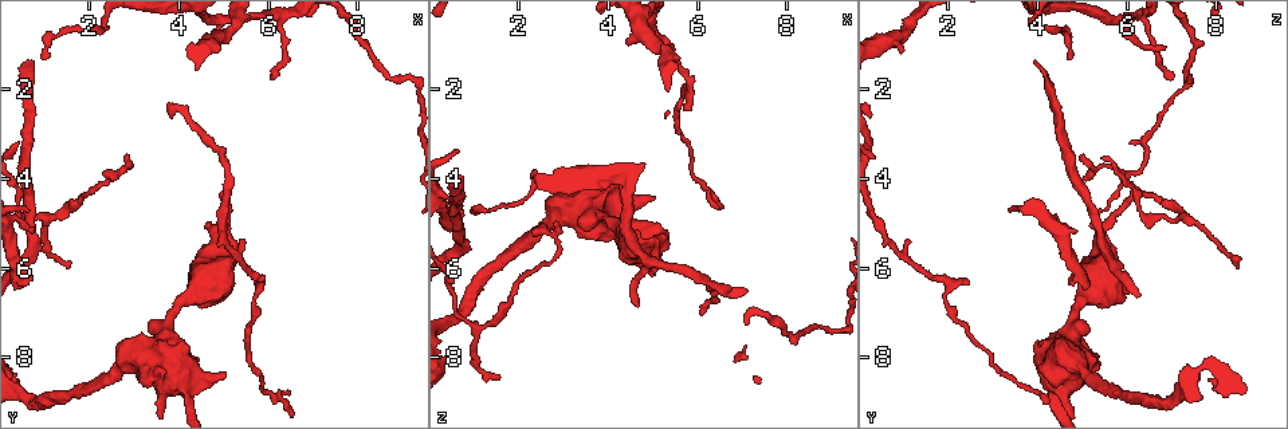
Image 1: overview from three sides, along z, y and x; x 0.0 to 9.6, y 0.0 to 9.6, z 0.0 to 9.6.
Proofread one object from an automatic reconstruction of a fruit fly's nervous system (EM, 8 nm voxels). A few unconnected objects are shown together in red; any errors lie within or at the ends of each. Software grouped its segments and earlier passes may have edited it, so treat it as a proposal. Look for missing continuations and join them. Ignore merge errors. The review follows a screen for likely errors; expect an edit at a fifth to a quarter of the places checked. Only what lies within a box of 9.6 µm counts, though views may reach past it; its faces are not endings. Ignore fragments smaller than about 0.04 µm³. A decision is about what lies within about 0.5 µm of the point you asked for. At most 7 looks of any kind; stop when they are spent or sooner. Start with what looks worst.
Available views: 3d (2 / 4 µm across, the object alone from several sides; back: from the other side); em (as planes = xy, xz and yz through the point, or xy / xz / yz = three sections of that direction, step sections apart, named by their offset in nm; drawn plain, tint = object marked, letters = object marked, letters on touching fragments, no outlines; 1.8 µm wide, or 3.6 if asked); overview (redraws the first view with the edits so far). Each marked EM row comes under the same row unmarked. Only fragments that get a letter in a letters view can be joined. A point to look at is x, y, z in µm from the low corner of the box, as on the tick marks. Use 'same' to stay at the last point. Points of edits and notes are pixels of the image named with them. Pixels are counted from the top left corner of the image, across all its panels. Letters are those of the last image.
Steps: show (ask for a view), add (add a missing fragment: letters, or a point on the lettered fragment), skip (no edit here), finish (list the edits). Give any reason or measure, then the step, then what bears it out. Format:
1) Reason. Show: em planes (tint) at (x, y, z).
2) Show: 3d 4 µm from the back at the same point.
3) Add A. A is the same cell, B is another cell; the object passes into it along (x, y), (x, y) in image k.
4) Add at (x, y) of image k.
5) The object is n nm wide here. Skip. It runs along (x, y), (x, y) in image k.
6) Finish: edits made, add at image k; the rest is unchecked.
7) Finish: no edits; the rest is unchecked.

Tapers out. Show: 3d 4 µm at (0.60, 1.35, 3.95).

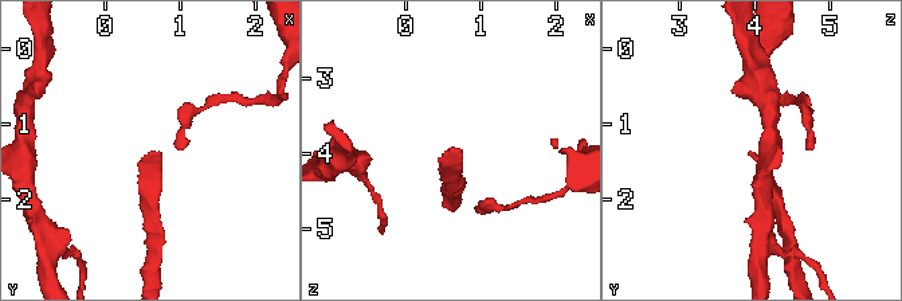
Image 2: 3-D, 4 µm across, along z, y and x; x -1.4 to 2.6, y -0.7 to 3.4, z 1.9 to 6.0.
Show: em planes (letters) at (0.60, 1.35, 3.90).

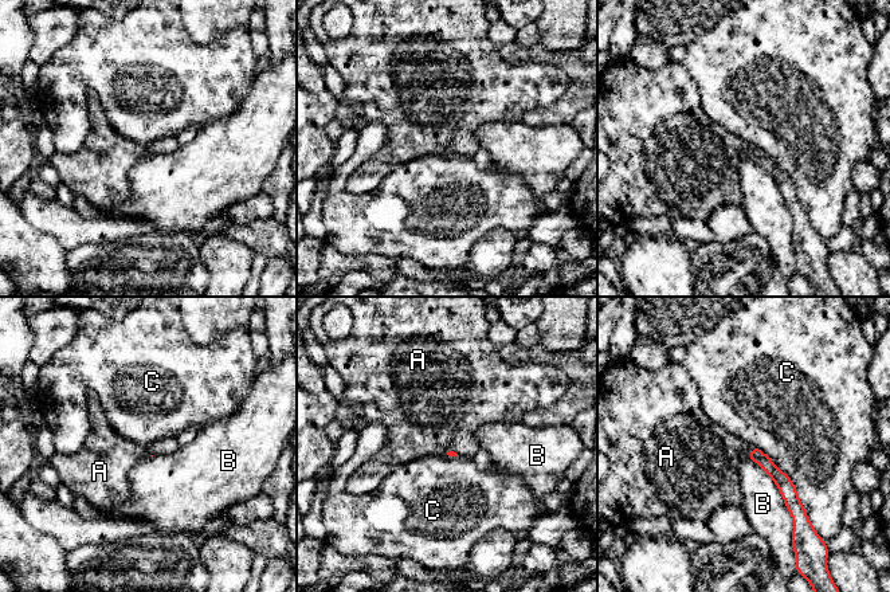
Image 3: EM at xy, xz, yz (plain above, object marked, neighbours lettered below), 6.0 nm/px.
Add A. A is the same cell, B and C are other cells; the object passes into it along (781, 479), (751, 453), (709, 454) in image 3; it goes on there.

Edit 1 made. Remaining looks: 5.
Redraw. Show: overview.

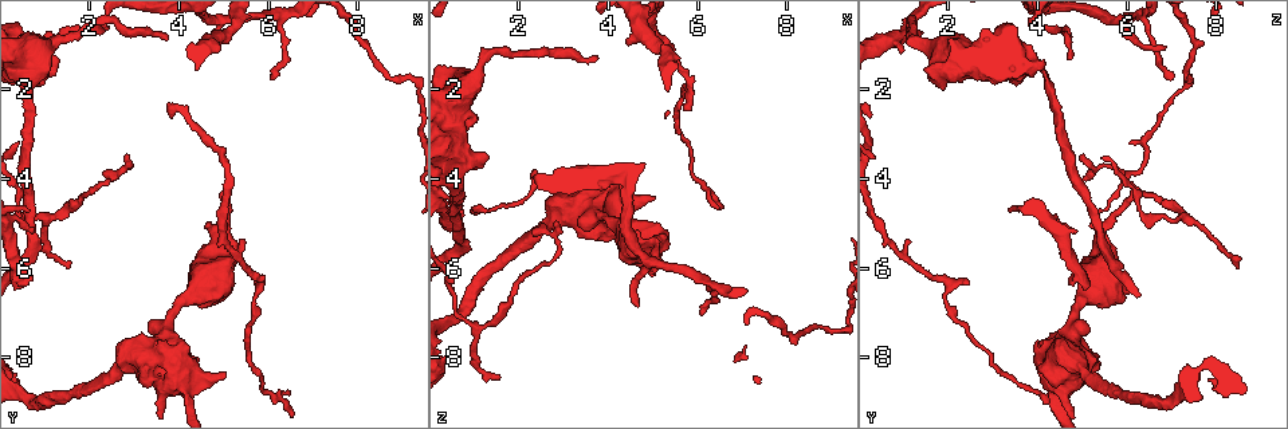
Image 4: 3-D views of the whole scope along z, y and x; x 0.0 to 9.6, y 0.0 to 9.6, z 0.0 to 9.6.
Sharp bend. Show: 3d 4 µm at (2.70, 3.80, 5.20).

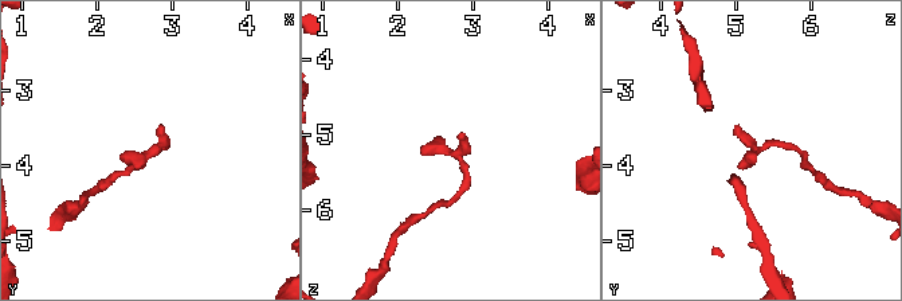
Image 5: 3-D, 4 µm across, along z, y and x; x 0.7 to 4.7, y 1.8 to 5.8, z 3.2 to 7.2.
Show: em xz step 16 (tint) at (2.80, 3.80, 5.25).

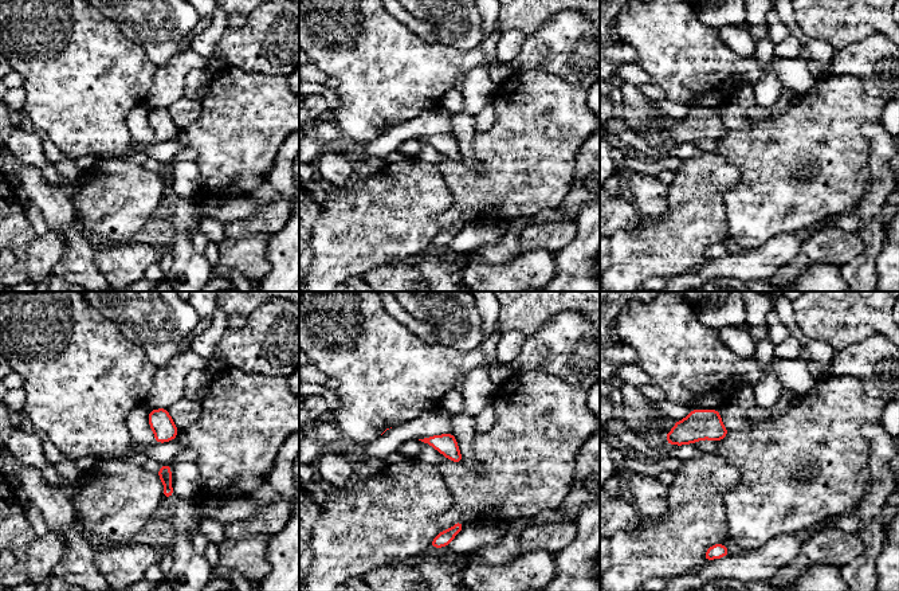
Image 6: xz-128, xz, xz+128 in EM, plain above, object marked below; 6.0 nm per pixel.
Show: em xy step 4 (letters) at the same point.

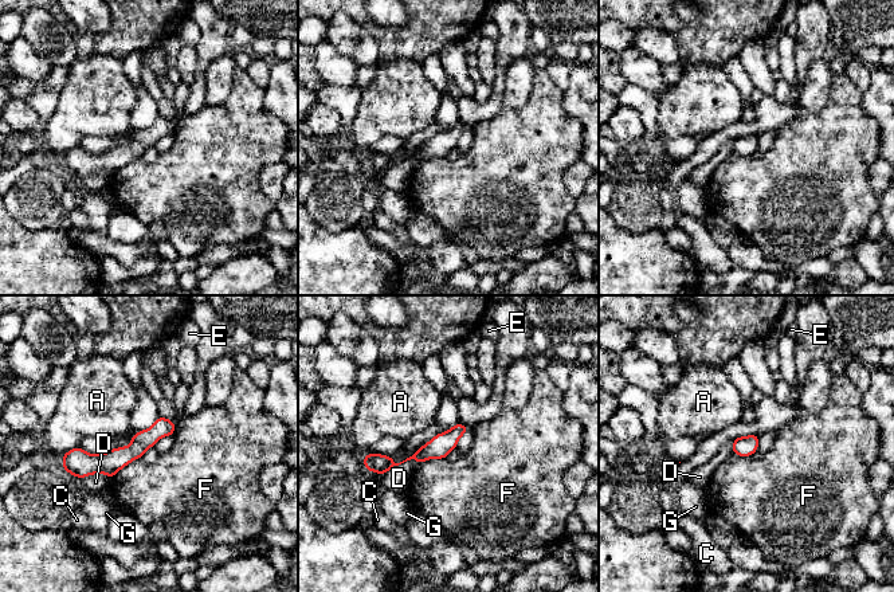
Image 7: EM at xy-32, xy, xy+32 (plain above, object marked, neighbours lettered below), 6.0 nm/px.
The longest contact is with D, 240 nm. Skip. A, C, D, E, F and G are other cells; a border runs along (418, 462), (407, 459), (383, 475) in image 7; no lettered fragment goes on from it.

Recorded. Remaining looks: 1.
Finish: edits made, add at image 3; the rest is unchecked.

